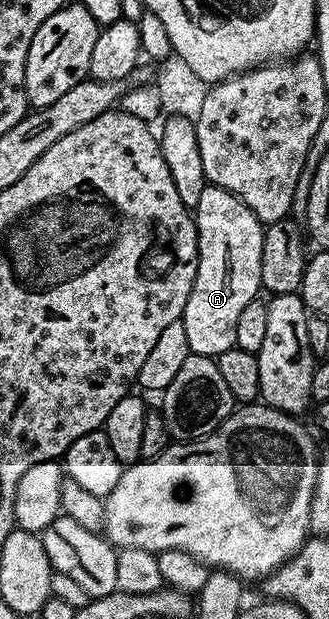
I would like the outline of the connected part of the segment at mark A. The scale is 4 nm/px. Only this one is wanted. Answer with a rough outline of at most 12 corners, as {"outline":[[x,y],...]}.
{"outline":[[208,184],[183,324],[193,354],[235,347],[261,293],[264,226]]}

